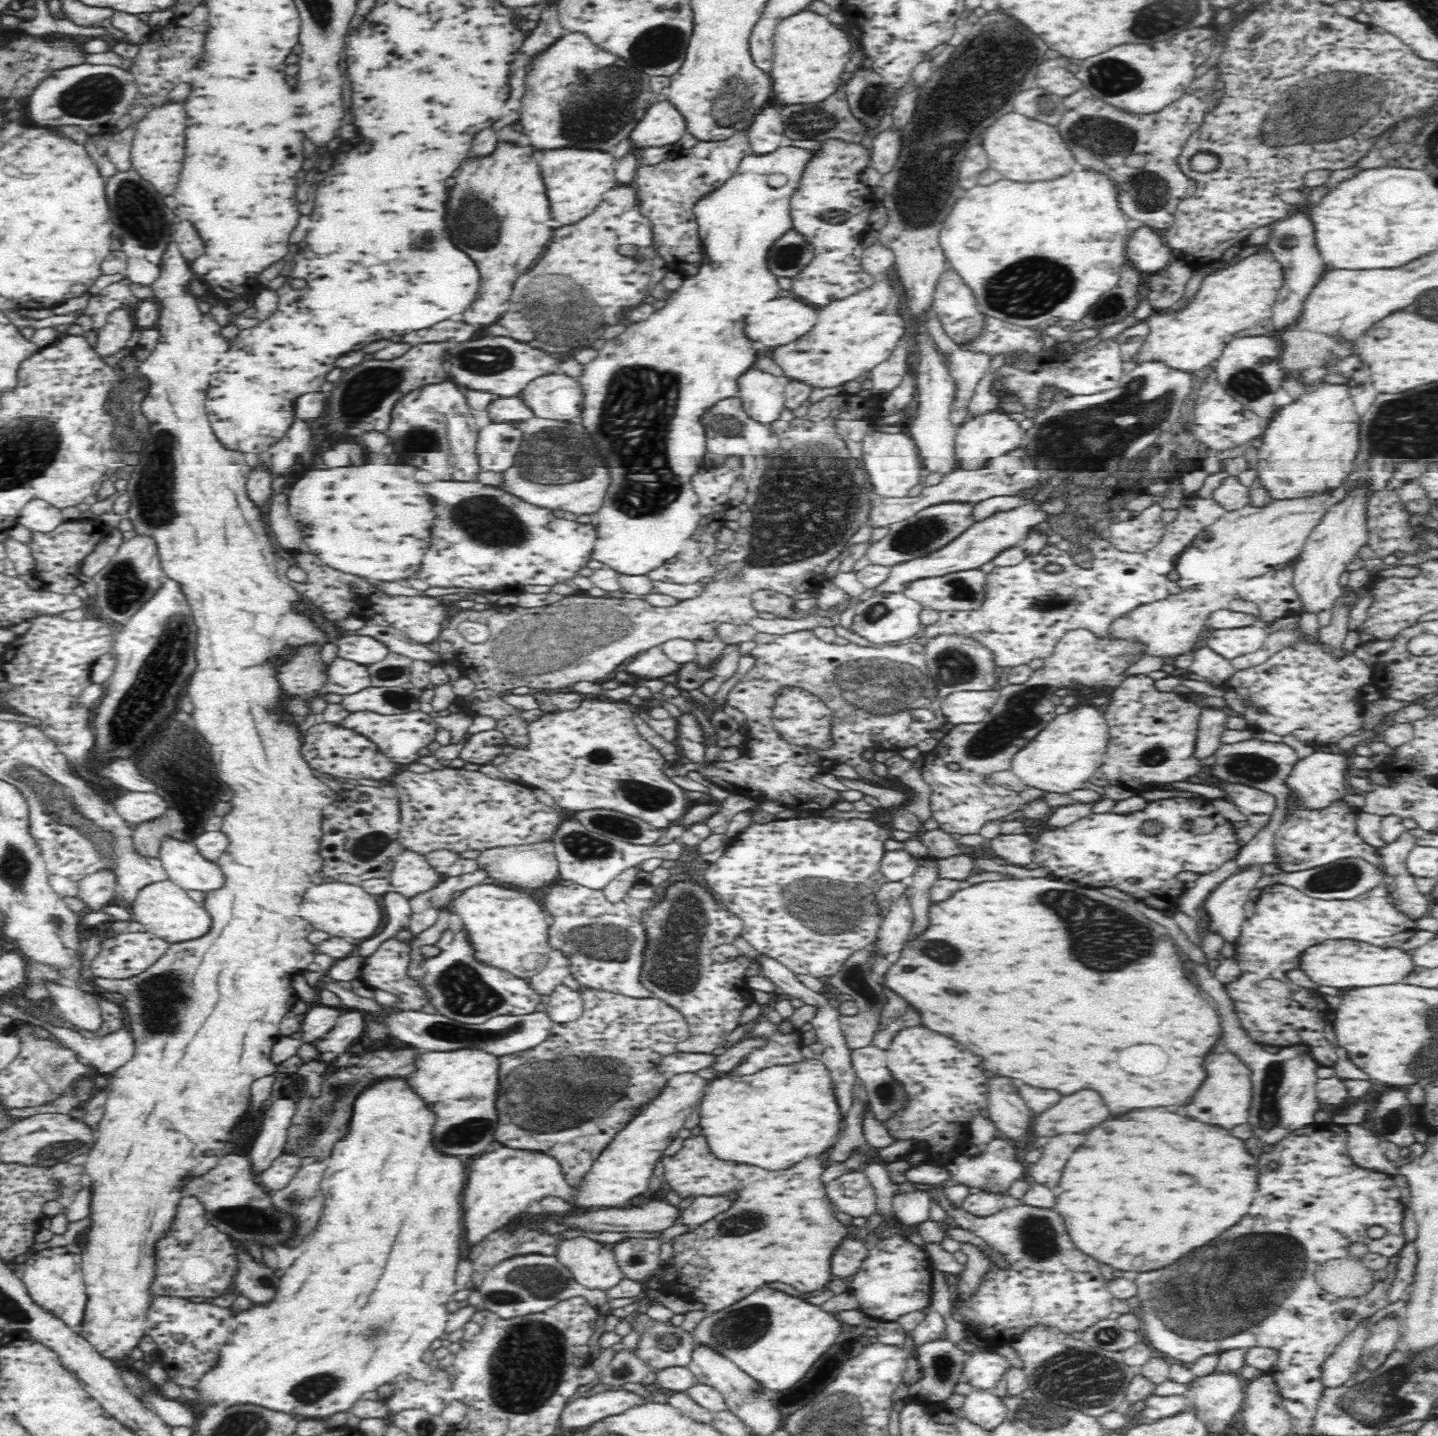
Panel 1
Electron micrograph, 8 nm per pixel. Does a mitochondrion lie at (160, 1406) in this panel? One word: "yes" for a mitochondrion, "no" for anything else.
no

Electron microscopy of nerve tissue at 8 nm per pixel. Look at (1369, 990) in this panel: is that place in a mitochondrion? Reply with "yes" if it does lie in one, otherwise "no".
no

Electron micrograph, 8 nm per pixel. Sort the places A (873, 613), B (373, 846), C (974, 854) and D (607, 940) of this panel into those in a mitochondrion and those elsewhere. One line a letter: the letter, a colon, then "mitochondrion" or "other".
A: mitochondrion
B: mitochondrion
C: other
D: mitochondrion

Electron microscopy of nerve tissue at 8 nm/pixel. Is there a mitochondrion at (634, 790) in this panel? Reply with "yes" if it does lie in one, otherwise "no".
yes

